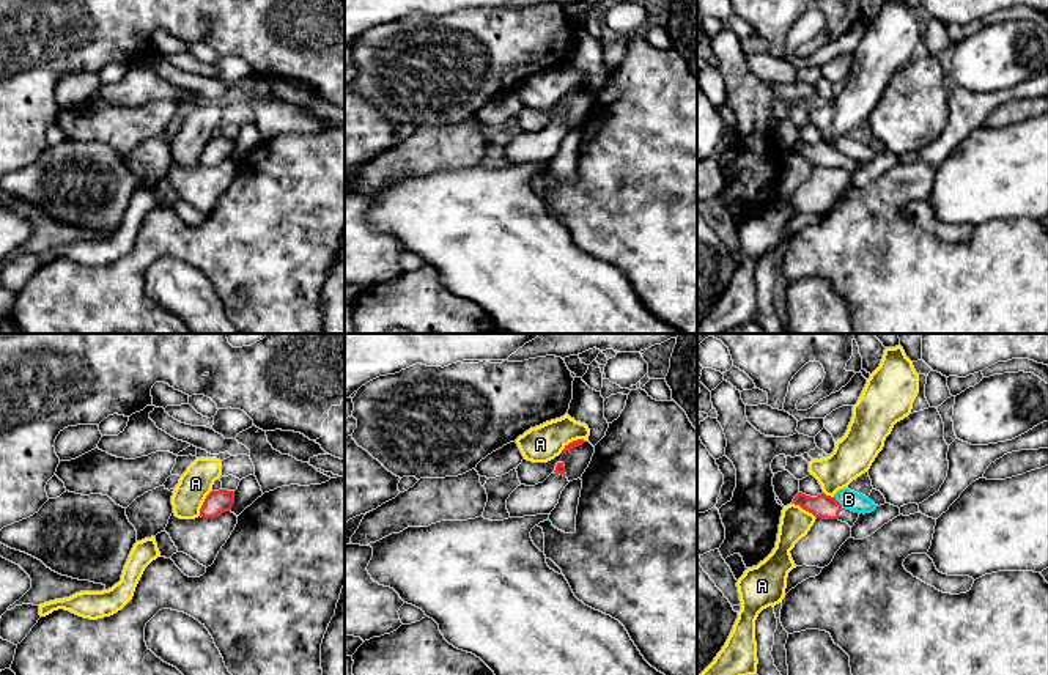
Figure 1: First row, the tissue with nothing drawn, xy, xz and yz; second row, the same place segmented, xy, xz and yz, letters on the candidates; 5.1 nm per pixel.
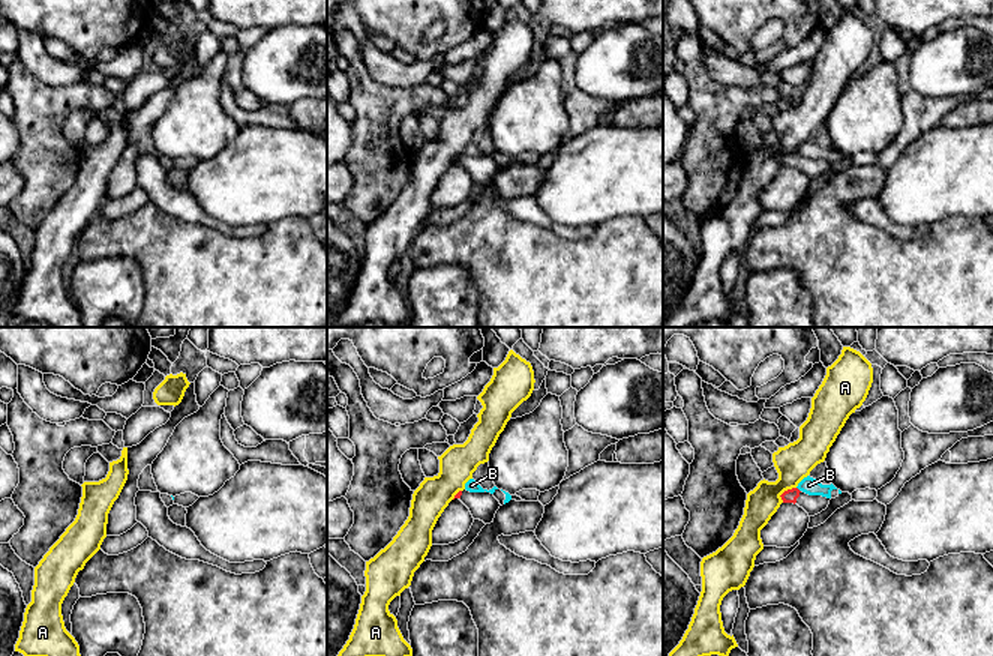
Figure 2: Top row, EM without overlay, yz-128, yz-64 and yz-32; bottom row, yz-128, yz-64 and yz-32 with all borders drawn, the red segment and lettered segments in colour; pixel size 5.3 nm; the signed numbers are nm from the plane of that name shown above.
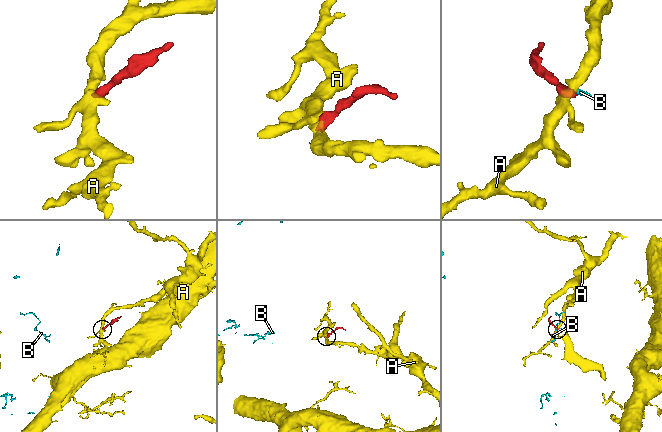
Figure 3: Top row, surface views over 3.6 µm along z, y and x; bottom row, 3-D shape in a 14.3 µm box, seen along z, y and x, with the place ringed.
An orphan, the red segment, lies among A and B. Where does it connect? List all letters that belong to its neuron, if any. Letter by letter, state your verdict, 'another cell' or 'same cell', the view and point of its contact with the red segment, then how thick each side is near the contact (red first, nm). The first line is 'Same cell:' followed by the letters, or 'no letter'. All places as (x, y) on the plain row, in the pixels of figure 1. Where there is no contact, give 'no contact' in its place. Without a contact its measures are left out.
Same cell: no letter
A: another cell | xy (203, 151) | 120/170 nm
B: another cell | yz (836, 148) | 120/100 nm

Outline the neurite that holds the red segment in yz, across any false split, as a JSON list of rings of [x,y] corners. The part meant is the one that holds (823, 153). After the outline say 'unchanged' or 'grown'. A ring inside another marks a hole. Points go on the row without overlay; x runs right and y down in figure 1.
[[[798,140],[792,151],[799,153],[815,165],[839,167],[847,170],[850,175],[853,175],[859,165],[859,160],[843,156],[836,145],[826,143],[825,140],[817,145]]] | grown

